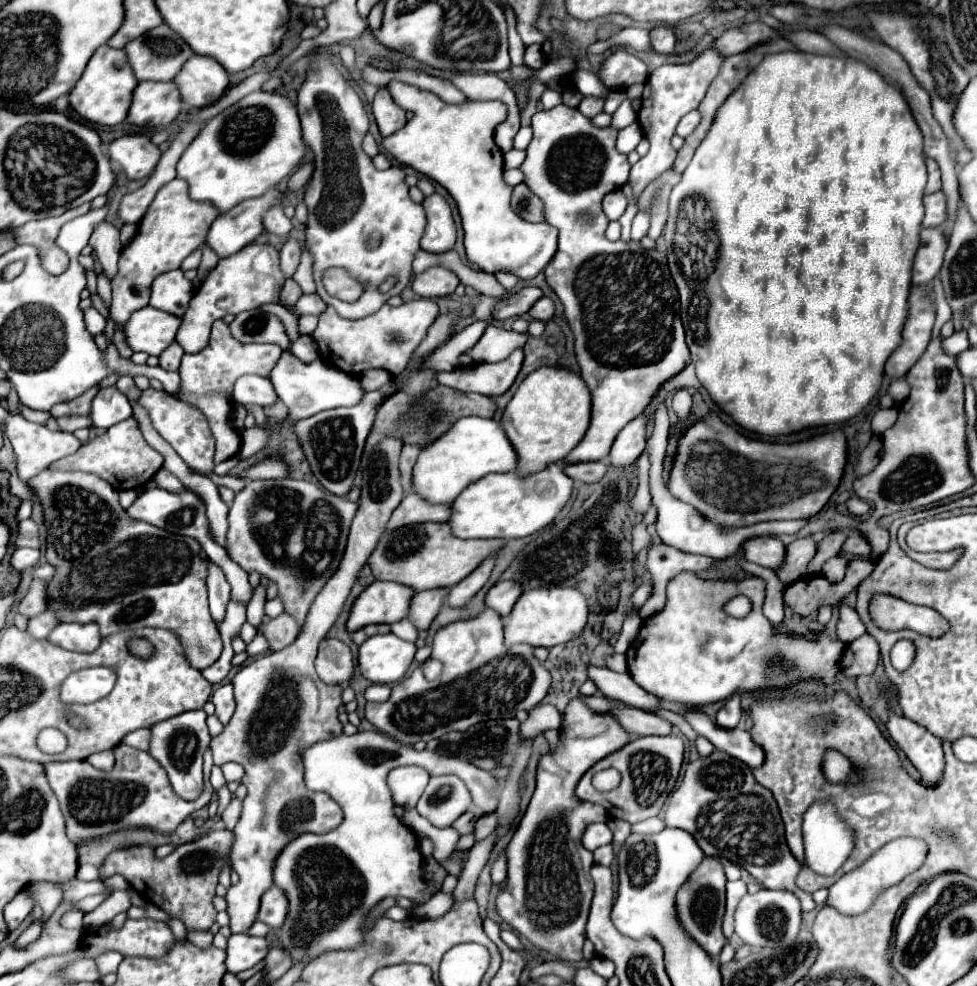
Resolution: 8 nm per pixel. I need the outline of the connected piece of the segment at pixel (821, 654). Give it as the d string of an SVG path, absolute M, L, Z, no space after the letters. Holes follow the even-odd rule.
M689 571L675 575L667 585L665 609L643 621L641 635L637 635L637 639L631 643L631 649L627 651L629 675L647 693L665 701L681 703L685 707L703 707L731 699L733 695L741 695L741 693L789 689L805 679L831 687L841 671L839 661L843 657L845 643L827 637L823 631L811 635L797 635L787 631L783 623L773 625L771 621L767 621L767 617L761 611L763 599L765 599L765 587L763 581L757 577L741 579L741 581L703 581ZM739 593L747 595L753 601L753 611L747 617L735 619L725 615L723 611L715 611L715 607L721 607L725 601L729 601L733 595Z

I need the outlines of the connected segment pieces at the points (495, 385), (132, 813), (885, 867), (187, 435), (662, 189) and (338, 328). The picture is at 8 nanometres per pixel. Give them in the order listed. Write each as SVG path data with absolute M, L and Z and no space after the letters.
M515 349L511 357L499 363L477 363L471 367L457 367L451 373L439 373L439 383L453 387L465 393L481 393L481 395L503 395L515 381L521 371L525 353L523 349Z
M117 745L117 763L111 771L99 771L89 761L67 761L67 763L45 763L43 771L59 799L61 811L67 821L67 835L79 843L93 839L103 833L117 831L121 827L153 827L161 833L171 833L185 817L199 811L211 801L213 787L209 783L213 759L211 751L205 753L205 787L195 801L179 797L167 777L167 771L145 751Z
M901 837L895 839L878 851L875 855L865 861L861 867L845 873L837 883L833 883L829 887L829 899L827 903L833 905L835 909L839 909L845 915L857 915L863 913L871 907L871 901L885 889L891 887L895 883L899 883L905 875L909 875L911 871L915 871L925 857L925 845L921 839L914 839L911 837Z
M145 389L141 391L141 397L137 399L137 403L149 413L153 427L159 431L159 435L177 451L177 455L197 473L201 475L209 475L213 473L213 453L215 453L215 439L209 431L207 419L203 417L203 413L199 413L199 409L175 399L173 395L165 393L165 391L155 391L155 389Z
M663 173L661 177L657 177L639 197L637 201L637 207L639 211L645 211L649 213L651 217L651 227L649 227L649 237L651 239L659 239L663 229L665 229L665 219L667 219L667 197L669 197L669 191L673 189L673 185L679 181L679 175L677 173Z
M413 299L399 307L391 307L385 303L377 313L365 319L343 319L335 313L335 309L327 307L319 317L313 339L317 343L319 337L317 347L321 359L345 373L361 375L367 369L385 369L391 375L399 375L407 367L413 349L421 343L437 315L439 307L431 299Z

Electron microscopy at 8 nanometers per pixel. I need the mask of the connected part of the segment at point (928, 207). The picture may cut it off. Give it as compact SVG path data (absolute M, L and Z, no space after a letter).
M937 191L935 195L927 195L923 197L923 205L925 205L925 217L921 227L939 227L943 223L943 217L947 217L947 209L945 209L945 197L941 191Z

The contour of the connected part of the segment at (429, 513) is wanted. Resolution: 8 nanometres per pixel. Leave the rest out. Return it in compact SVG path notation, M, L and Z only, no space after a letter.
M409 493L403 497L403 501L399 503L399 507L393 511L389 523L387 523L387 533L407 527L407 525L419 525L419 523L445 523L449 517L451 509L449 505L431 505L423 499L419 499L419 495Z

